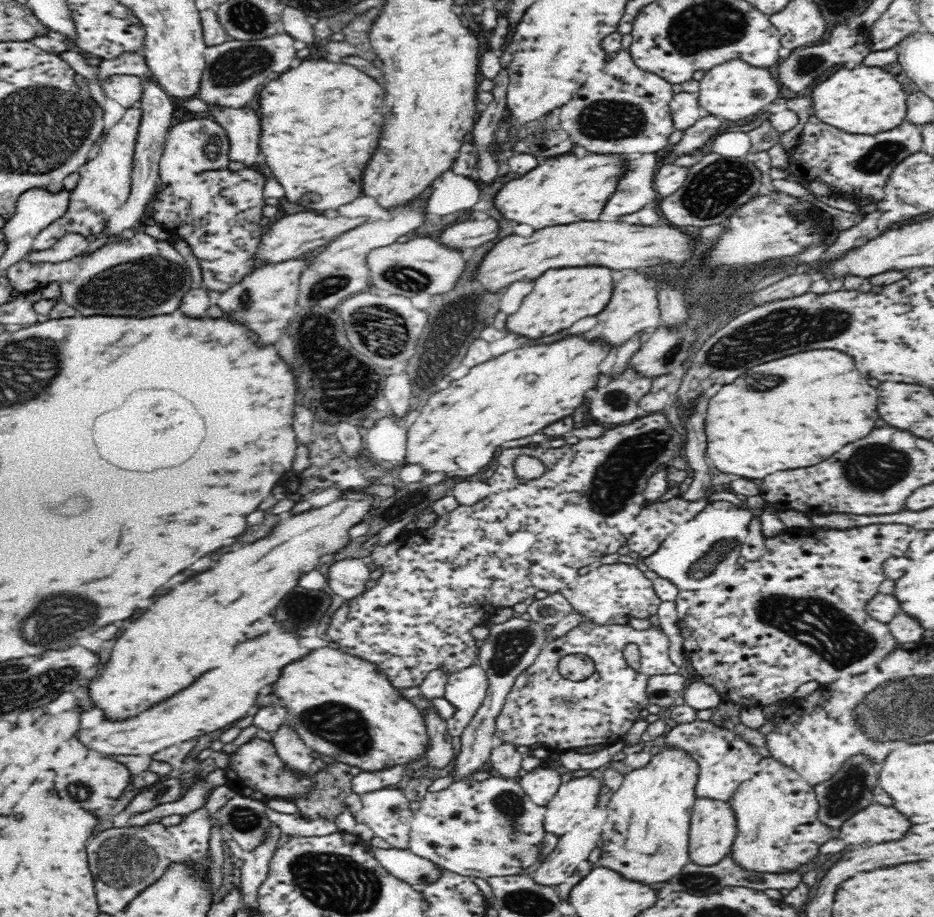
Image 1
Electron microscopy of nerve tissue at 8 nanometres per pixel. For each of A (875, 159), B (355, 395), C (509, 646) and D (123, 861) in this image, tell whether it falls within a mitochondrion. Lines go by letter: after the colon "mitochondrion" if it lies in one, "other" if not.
A: mitochondrion
B: mitochondrion
C: mitochondrion
D: mitochondrion

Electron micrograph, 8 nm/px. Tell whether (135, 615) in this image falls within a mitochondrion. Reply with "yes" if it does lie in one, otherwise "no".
no

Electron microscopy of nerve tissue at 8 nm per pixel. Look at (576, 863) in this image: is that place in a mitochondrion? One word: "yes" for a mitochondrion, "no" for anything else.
no

